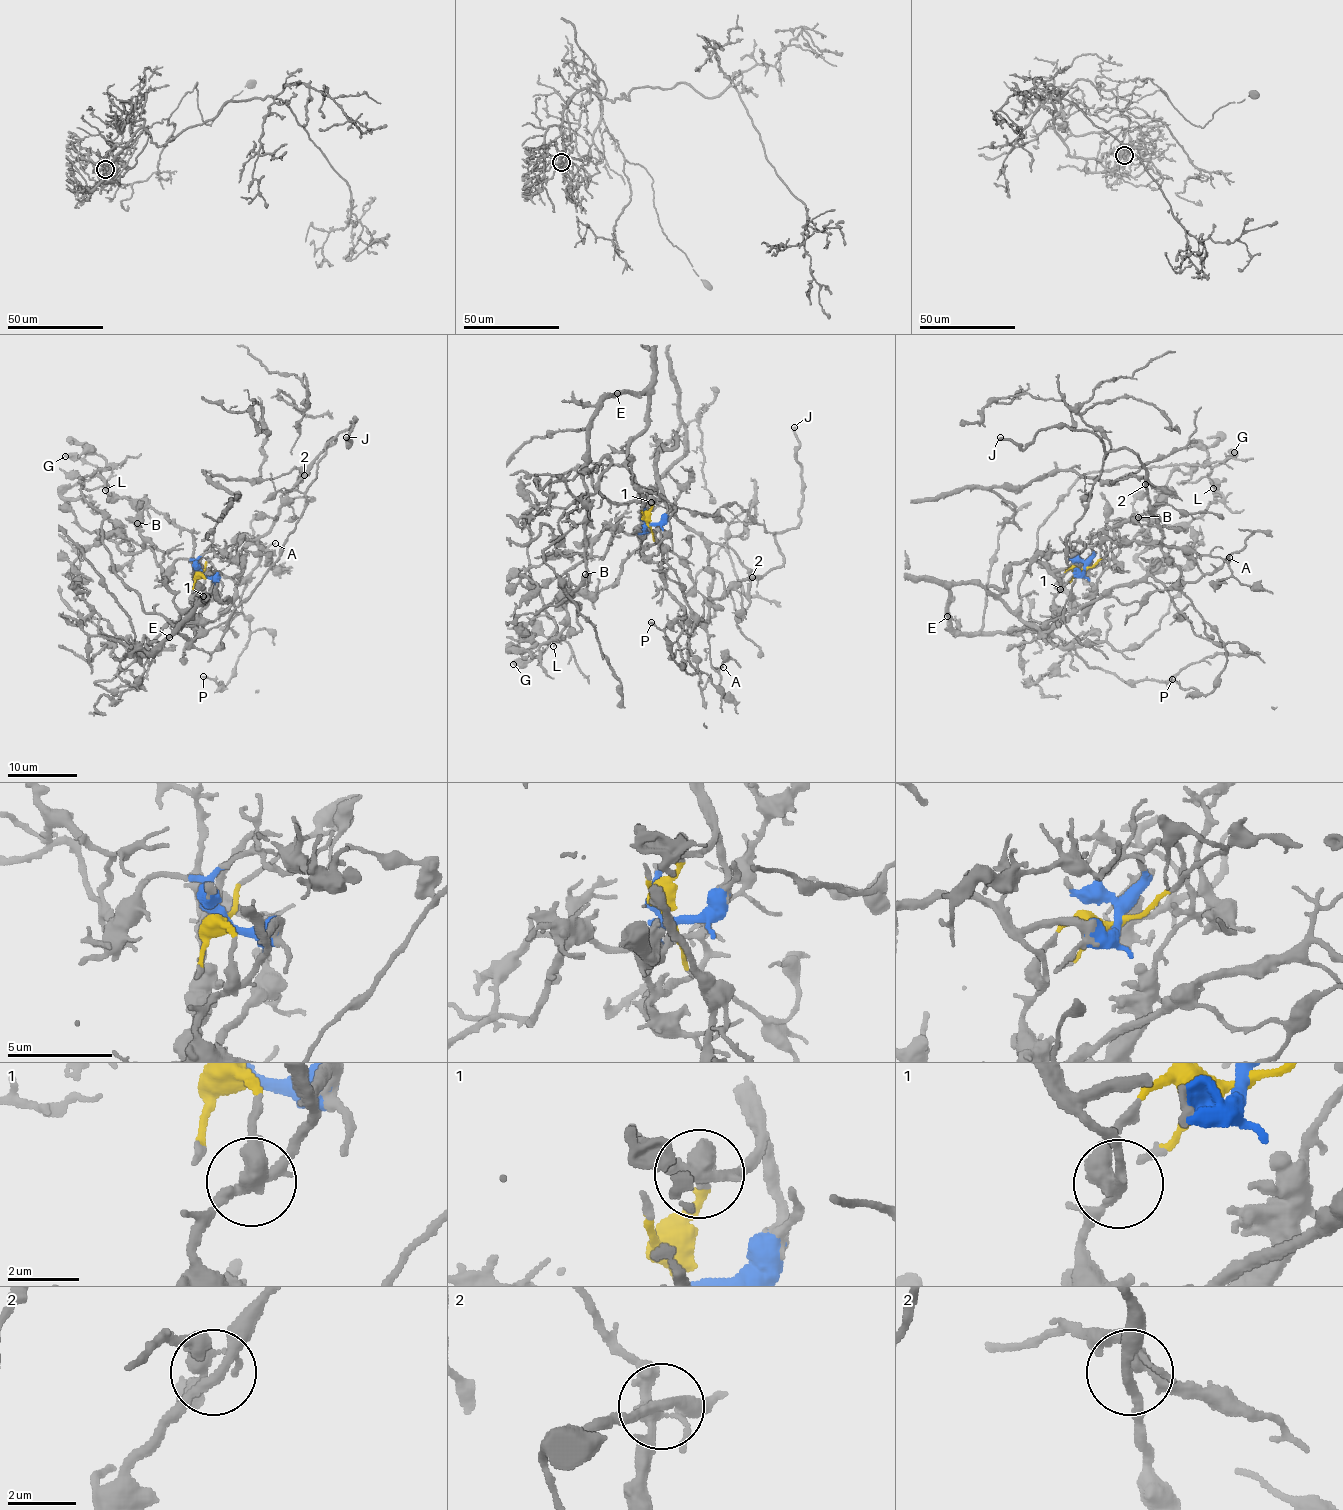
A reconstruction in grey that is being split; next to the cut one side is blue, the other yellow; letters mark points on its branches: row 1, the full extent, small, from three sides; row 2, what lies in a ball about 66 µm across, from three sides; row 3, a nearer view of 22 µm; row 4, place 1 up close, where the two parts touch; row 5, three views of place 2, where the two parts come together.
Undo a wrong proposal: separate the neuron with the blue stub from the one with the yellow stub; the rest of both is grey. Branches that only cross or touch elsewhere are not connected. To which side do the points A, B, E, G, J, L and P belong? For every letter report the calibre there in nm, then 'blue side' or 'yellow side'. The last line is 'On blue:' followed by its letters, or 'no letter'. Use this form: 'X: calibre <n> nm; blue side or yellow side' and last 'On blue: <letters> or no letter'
A: calibre 110 nm; yellow side
B: calibre 220 nm; blue side
E: calibre 400 nm; blue side
G: calibre 600 nm; blue side
J: calibre 280 nm; yellow side
L: calibre 130 nm; blue side
P: calibre 190 nm; yellow side
On blue: B, E, G, L

